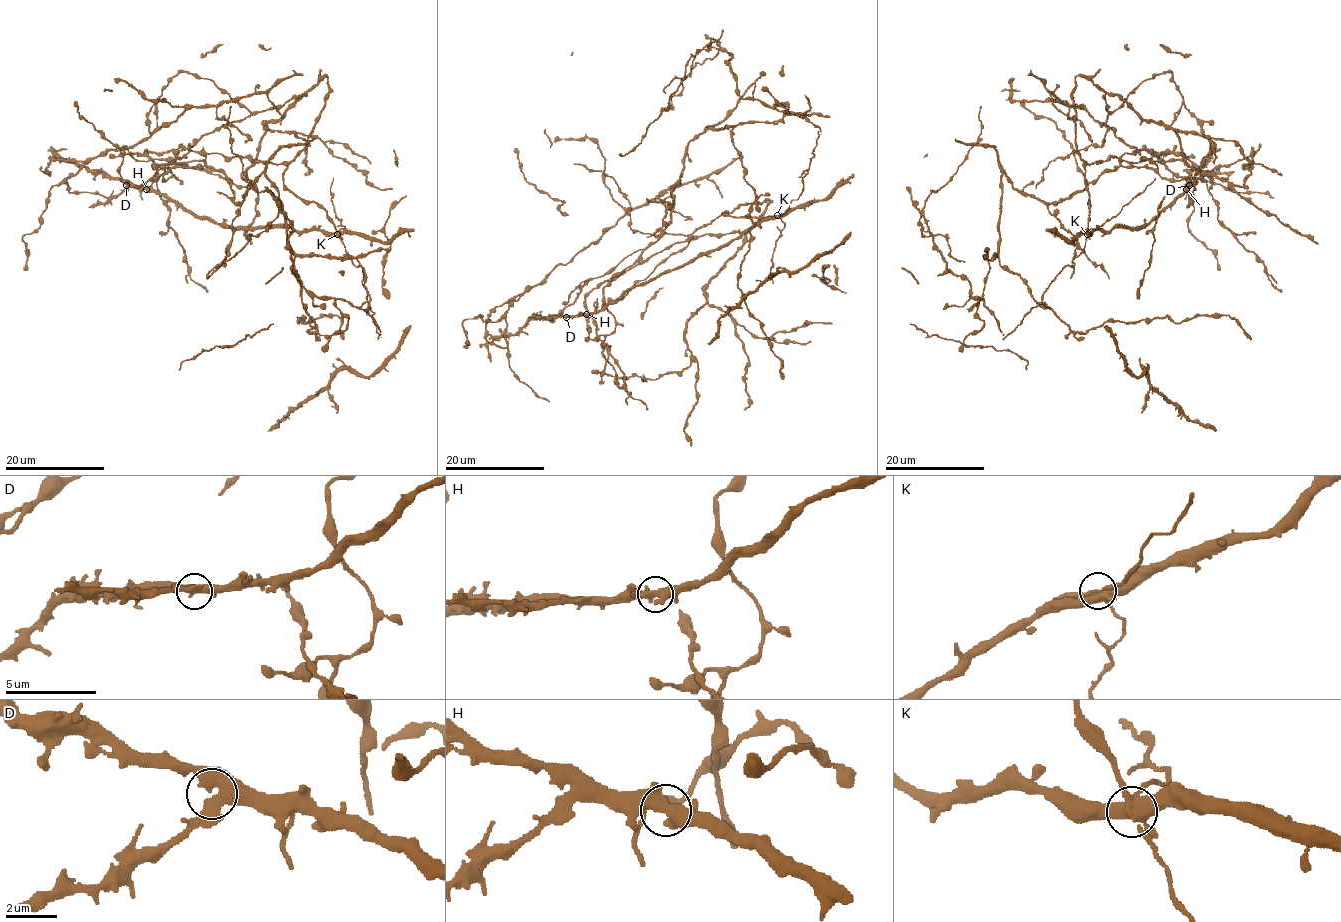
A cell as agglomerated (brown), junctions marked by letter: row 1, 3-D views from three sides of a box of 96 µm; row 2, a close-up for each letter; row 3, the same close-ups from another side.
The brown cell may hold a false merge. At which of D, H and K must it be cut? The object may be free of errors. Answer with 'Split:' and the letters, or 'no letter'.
Split: K

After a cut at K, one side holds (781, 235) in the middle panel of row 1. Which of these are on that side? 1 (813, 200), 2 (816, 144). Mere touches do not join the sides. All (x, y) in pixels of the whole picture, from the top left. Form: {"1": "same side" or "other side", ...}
{"1": "same side", "2": "other side"}

